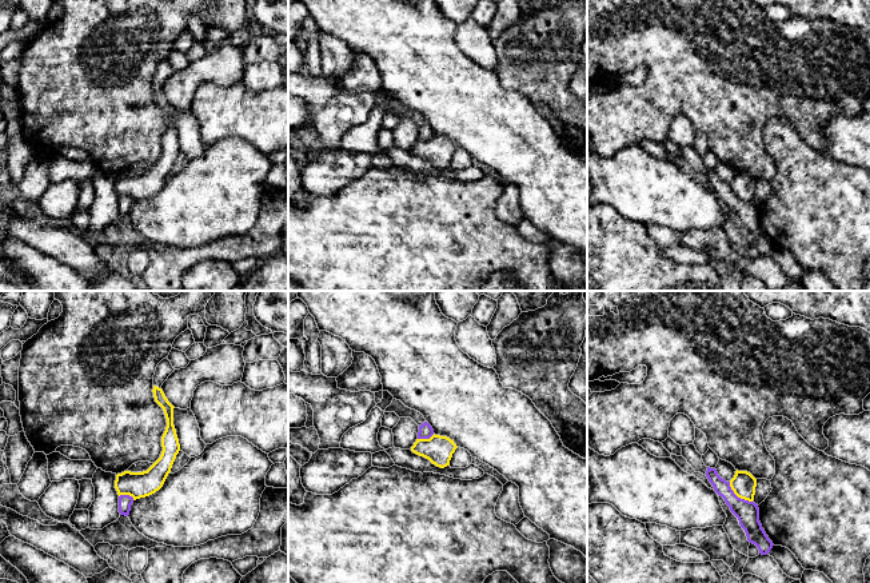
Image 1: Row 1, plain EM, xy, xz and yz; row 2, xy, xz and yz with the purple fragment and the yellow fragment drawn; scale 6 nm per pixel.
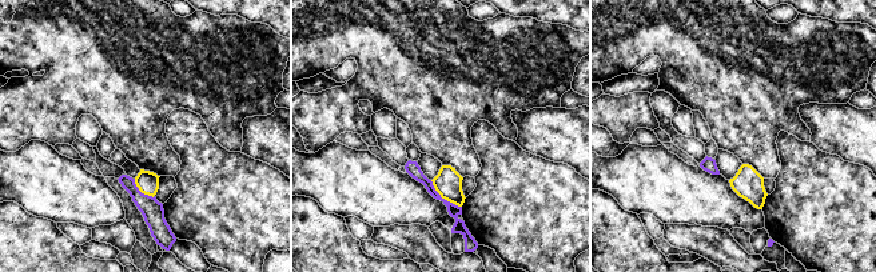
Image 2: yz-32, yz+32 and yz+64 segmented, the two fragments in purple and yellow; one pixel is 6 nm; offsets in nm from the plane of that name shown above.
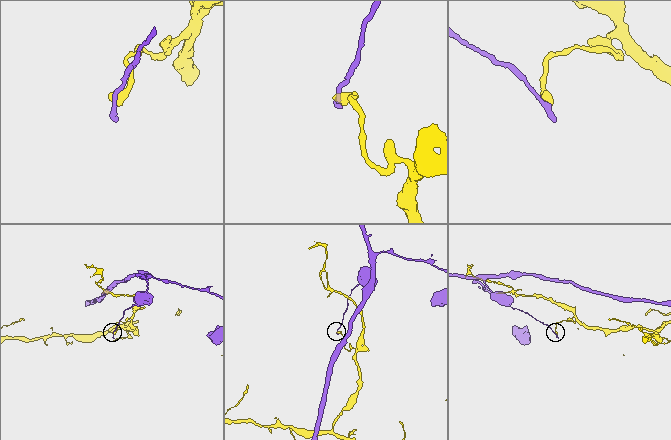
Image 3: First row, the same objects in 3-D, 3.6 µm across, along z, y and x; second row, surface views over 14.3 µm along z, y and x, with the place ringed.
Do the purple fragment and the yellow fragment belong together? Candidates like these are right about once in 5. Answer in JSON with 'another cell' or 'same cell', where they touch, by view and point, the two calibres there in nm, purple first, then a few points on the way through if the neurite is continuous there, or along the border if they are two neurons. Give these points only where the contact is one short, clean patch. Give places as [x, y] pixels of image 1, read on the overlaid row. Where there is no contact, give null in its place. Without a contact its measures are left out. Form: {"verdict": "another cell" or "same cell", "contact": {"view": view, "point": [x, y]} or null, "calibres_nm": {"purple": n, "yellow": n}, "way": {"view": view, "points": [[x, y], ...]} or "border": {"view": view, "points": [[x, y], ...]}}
{"verdict": "another cell", "contact": {"view": "yz", "point": [737, 496]}, "calibres_nm": {"purple": 140, "yellow": 150}, "border": {"view": "yz", "points": [[729, 482], [729, 486], [738, 496], [751, 502]]}}

